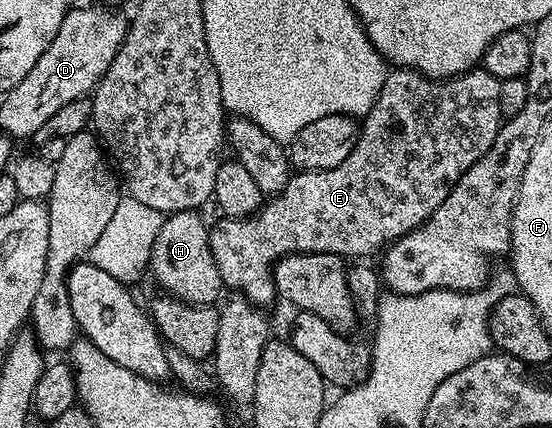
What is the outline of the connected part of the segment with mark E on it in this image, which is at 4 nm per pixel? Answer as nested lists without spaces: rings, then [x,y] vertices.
[[[483,67],[471,69],[467,73],[462,73],[460,77],[448,79],[425,77],[416,69],[390,68],[385,74],[383,91],[379,91],[379,99],[375,99],[375,107],[371,107],[371,111],[366,113],[360,122],[357,145],[351,151],[351,155],[347,155],[347,159],[343,159],[343,163],[339,163],[339,167],[294,172],[290,176],[287,187],[283,187],[281,193],[272,194],[253,216],[240,219],[221,219],[217,226],[214,224],[210,228],[209,246],[211,255],[215,259],[215,267],[219,267],[222,286],[226,290],[233,289],[229,291],[236,291],[252,305],[266,307],[265,305],[271,304],[277,297],[277,288],[273,285],[273,267],[289,253],[337,253],[342,259],[365,259],[368,258],[365,257],[368,253],[378,252],[377,254],[380,254],[394,241],[406,237],[411,230],[418,229],[441,206],[443,199],[447,199],[447,195],[455,187],[455,183],[459,183],[461,176],[471,167],[475,167],[475,163],[479,163],[479,159],[483,159],[483,155],[487,155],[491,143],[495,143],[495,135],[501,130],[503,124],[501,89],[503,89],[503,82],[495,75],[488,73]]]

